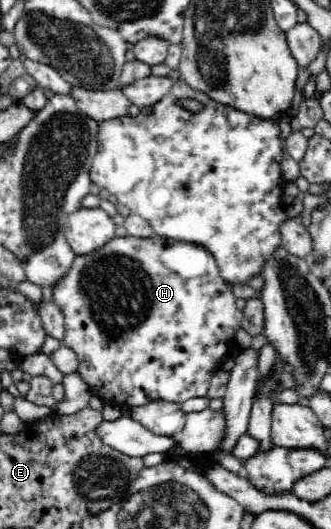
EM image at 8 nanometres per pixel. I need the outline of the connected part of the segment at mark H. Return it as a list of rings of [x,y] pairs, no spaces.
[[[155,234],[149,238],[131,235],[115,236],[98,250],[93,250],[90,254],[77,255],[69,273],[65,274],[65,277],[61,278],[52,289],[54,303],[59,306],[64,317],[65,336],[62,344],[71,348],[79,359],[77,374],[88,385],[93,396],[100,397],[105,403],[113,406],[126,404],[129,407],[138,407],[156,401],[183,404],[191,398],[206,397],[211,378],[220,370],[221,360],[229,352],[229,344],[234,340],[233,336],[242,326],[243,321],[243,312],[235,305],[237,298],[232,292],[231,285],[221,277],[215,257],[207,247],[174,241]]]

